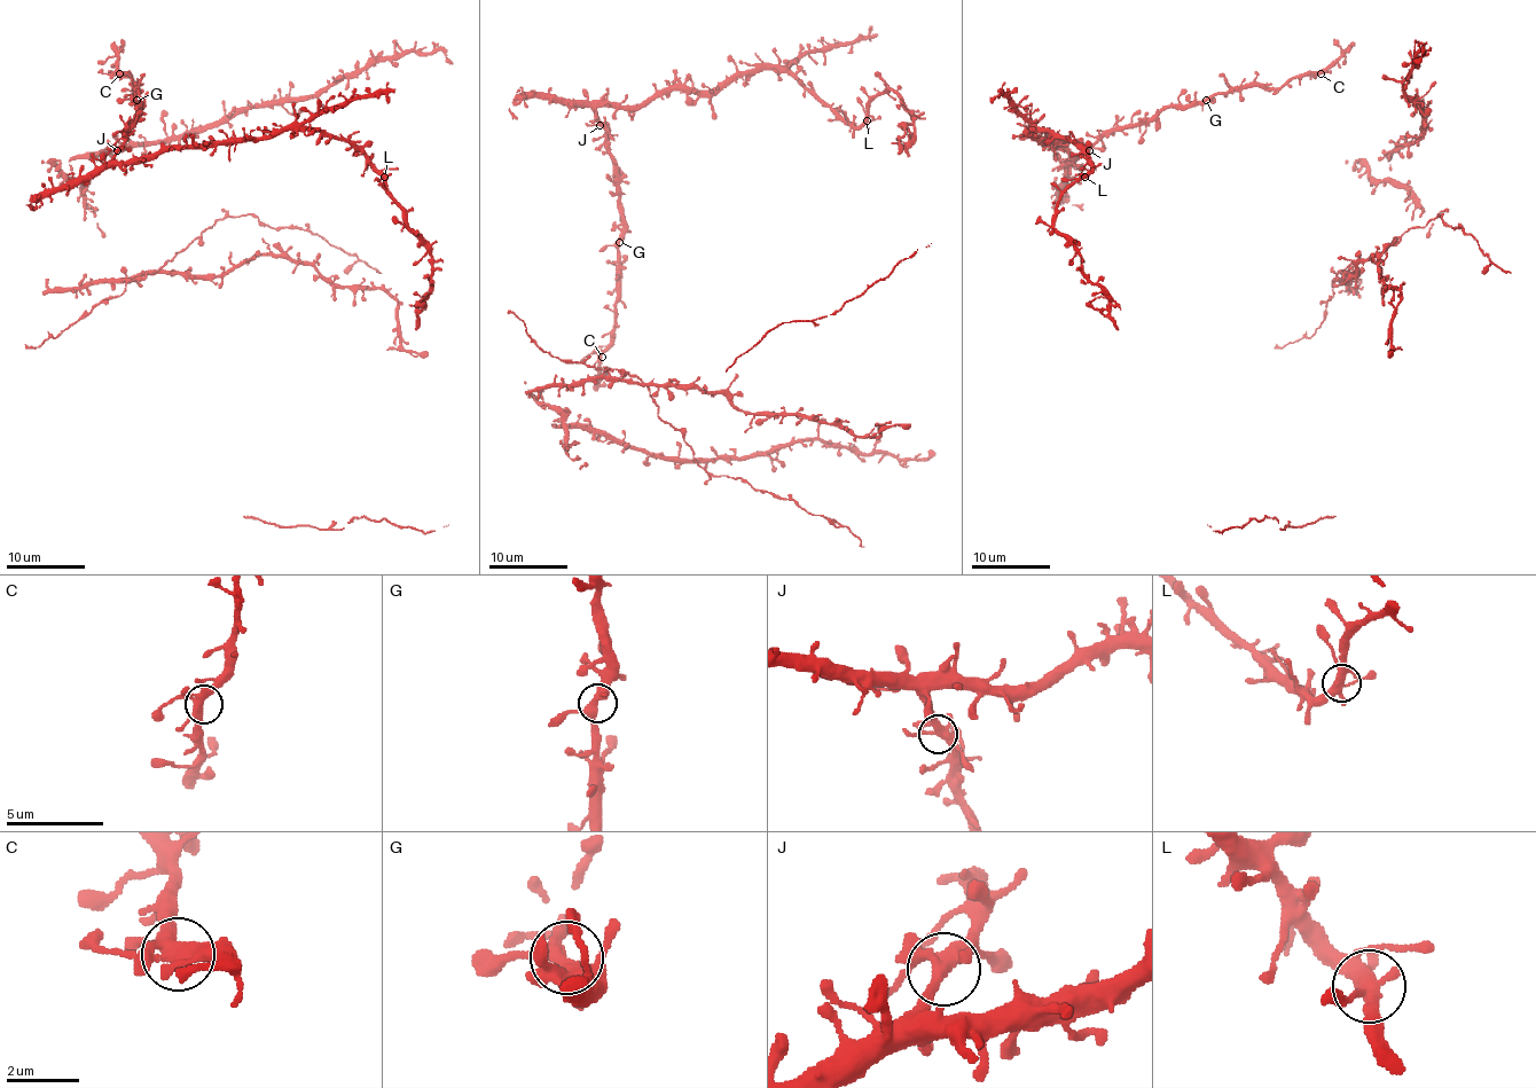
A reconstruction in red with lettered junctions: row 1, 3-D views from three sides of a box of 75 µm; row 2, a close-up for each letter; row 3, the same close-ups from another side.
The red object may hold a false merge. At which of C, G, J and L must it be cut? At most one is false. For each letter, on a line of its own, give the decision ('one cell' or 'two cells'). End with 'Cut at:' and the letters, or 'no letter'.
C: one cell
G: one cell
J: one cell
L: one cell
Cut at: no letter

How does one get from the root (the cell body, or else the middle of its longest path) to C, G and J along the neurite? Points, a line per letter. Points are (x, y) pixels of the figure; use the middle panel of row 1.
C: (582, 360), (589, 354), (602, 357)
G: (582, 360), (600, 352), (610, 343), (618, 295), (619, 242)
J: (582, 360), (600, 352), (610, 343), (618, 295), (618, 242), (621, 236), (619, 177), (608, 133), (600, 125)

